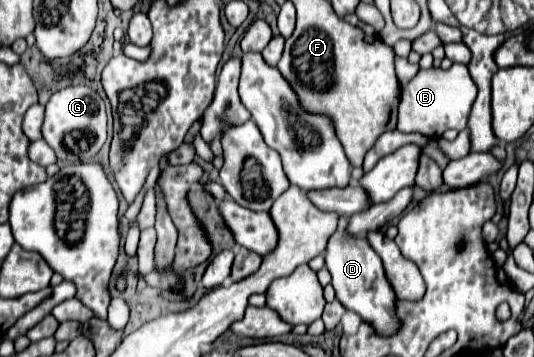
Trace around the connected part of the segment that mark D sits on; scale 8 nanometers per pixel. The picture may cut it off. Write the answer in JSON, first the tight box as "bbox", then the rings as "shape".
{"bbox":[325,216,401,336],"shape":[[[343,216],[339,217],[337,234],[329,238],[327,244],[327,258],[325,258],[325,268],[331,274],[331,284],[335,288],[337,300],[347,308],[357,312],[363,322],[371,324],[373,330],[381,336],[391,336],[399,330],[401,322],[395,314],[397,306],[397,296],[393,286],[387,282],[383,262],[379,254],[371,248],[371,244],[365,238],[353,238],[346,231],[347,221]]]}

